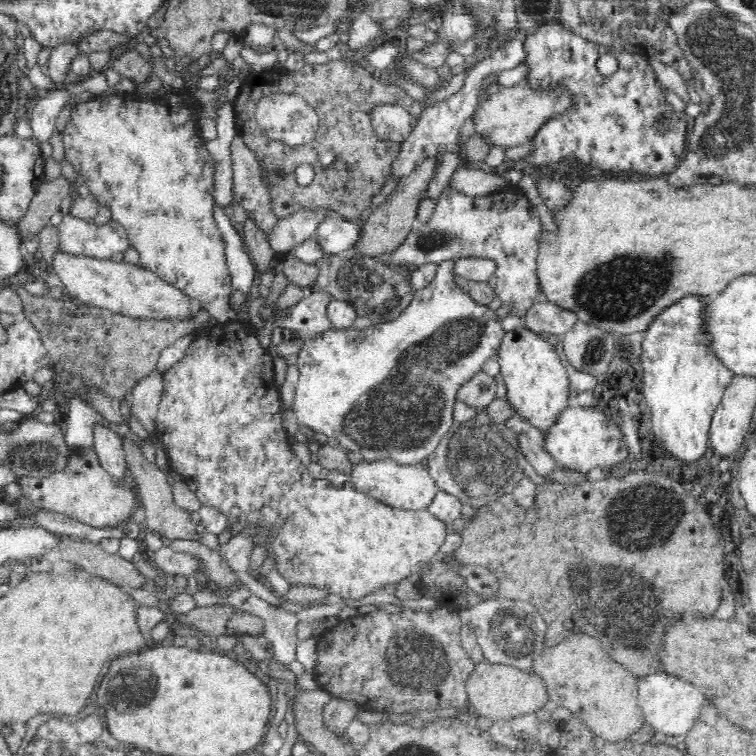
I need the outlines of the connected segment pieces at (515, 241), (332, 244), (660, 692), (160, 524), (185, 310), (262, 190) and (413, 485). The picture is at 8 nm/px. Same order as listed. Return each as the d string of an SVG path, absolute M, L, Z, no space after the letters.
M508 182L502 191L478 197L460 194L448 186L440 195L430 220L426 224L415 225L404 242L391 252L386 263L397 268L470 257L491 260L495 269L487 283L495 292L497 309L501 313L506 310L524 318L533 304L547 300L536 269L543 230L538 206L526 198L518 184Z
M331 215L318 226L315 240L322 245L326 254L341 254L354 249L362 236L366 216L346 219Z
M662 672L639 678L638 696L640 708L644 710L644 720L650 722L660 739L668 741L679 734L686 734L696 724L704 700L704 694L698 688Z
M122 436L121 439L123 455L126 461L126 472L130 479L136 484L138 499L145 510L145 521L143 527L149 527L165 542L174 538L188 538L198 540L198 531L201 529L191 522L189 512L175 504L171 486L167 483L166 473L159 470L159 467L150 460L144 458L138 444L134 444L132 438Z
M59 248L56 254L52 256L51 272L60 278L60 282L64 284L69 292L70 300L78 300L82 304L104 307L114 313L128 315L129 317L152 317L158 319L162 317L192 317L196 316L196 310L200 307L195 301L184 296L180 290L168 284L155 272L140 266L140 264L135 265L125 261L116 262L116 260L109 258L101 259L92 255L70 253L70 251L62 251Z
M238 131L229 147L233 164L234 205L241 206L246 214L254 217L258 221L260 229L267 235L270 235L274 232L274 228L278 226L278 222L282 218L276 215L272 207L270 190L268 190L268 186L262 181L258 157L252 149L248 148L246 140L243 140L243 136Z
M386 457L383 461L367 461L364 459L360 464L352 465L351 472L348 475L353 485L360 492L388 503L390 506L408 510L428 508L430 501L439 489L428 469L423 468L420 463L405 465L390 457Z

